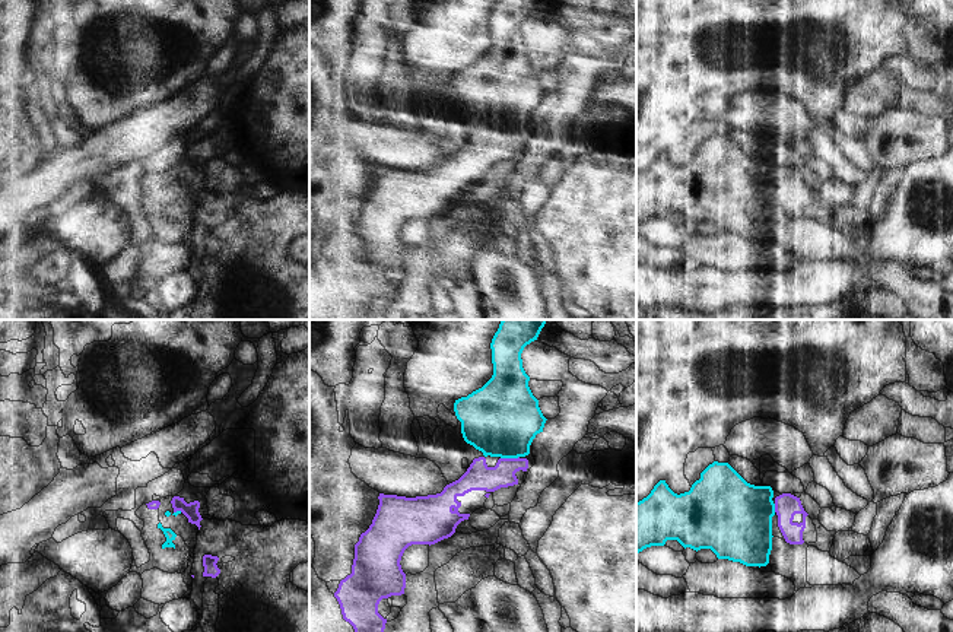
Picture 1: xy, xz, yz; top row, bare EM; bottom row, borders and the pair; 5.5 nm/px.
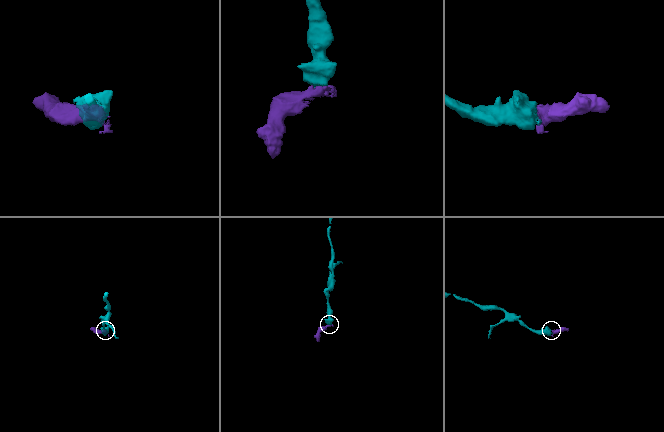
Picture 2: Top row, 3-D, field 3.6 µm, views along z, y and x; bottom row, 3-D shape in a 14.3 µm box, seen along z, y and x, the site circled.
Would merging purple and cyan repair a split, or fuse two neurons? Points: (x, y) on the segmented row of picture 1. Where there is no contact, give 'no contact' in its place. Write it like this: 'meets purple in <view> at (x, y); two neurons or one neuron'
meets purple in xz at (510, 459); two neurons

